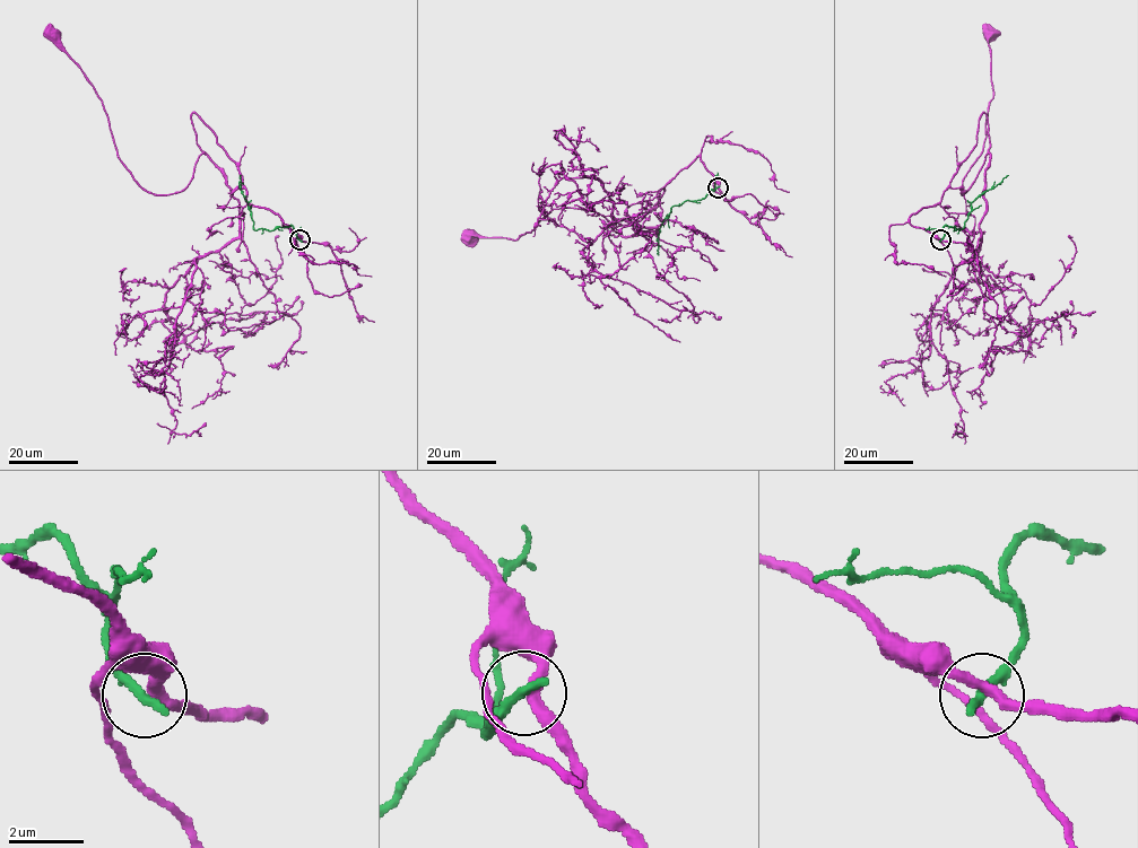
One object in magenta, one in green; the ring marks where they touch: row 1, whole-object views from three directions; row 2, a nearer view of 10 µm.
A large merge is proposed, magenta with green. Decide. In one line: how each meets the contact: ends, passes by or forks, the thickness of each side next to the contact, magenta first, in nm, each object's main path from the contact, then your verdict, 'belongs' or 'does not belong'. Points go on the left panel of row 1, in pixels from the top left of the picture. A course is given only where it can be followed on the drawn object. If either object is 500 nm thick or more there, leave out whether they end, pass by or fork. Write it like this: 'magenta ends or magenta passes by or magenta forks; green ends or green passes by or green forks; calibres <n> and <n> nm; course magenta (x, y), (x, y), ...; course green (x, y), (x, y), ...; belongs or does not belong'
magenta passes by; green ends; calibres 300 and 320 nm; course magenta (301, 239), (246, 201), (194, 113), (191, 181), (147, 192), (52, 33); course green (300, 239), (292, 225), (272, 230), (253, 228), (249, 203), (242, 193), (241, 175); does not belong

